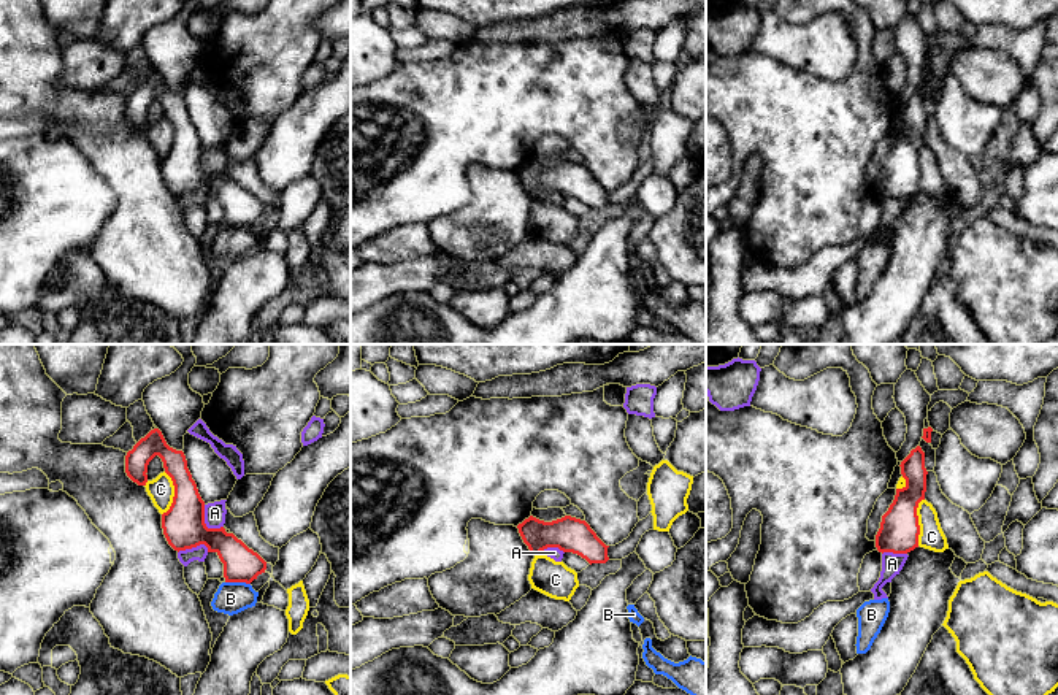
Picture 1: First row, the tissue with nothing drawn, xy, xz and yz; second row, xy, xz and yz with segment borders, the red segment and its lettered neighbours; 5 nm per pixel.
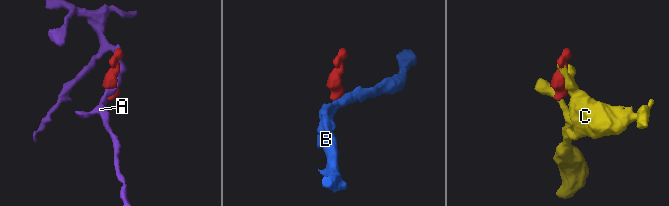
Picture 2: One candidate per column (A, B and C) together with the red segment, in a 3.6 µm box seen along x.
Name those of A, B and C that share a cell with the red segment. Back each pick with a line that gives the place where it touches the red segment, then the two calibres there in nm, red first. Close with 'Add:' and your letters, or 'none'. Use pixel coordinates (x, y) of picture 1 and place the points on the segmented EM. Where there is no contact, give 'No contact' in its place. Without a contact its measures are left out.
Add: none

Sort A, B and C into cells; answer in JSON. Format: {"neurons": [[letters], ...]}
{"neurons": [["A"], ["B"], ["C"]]}

